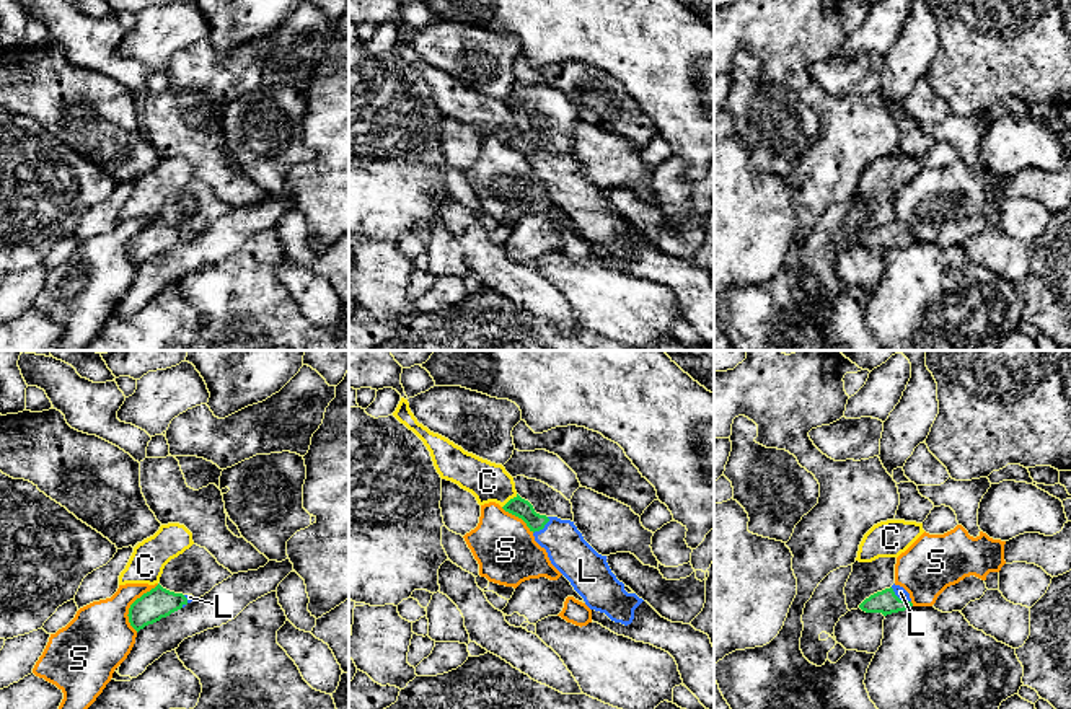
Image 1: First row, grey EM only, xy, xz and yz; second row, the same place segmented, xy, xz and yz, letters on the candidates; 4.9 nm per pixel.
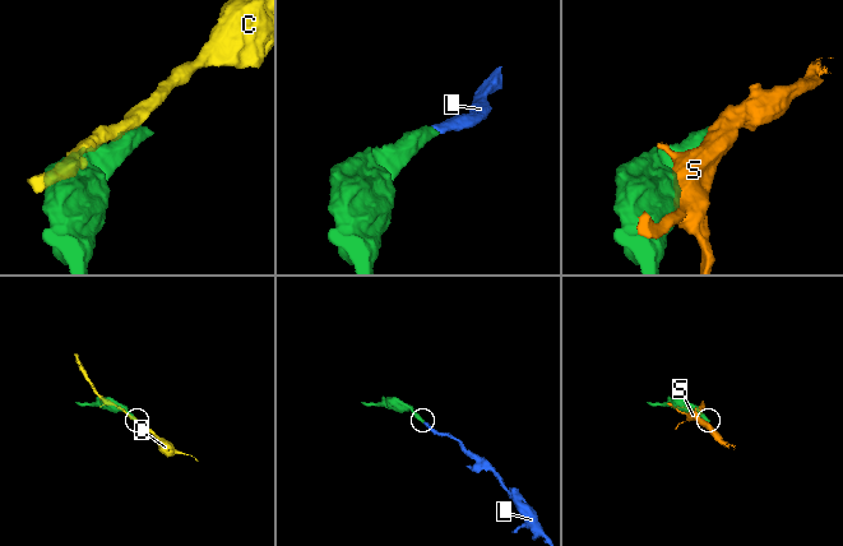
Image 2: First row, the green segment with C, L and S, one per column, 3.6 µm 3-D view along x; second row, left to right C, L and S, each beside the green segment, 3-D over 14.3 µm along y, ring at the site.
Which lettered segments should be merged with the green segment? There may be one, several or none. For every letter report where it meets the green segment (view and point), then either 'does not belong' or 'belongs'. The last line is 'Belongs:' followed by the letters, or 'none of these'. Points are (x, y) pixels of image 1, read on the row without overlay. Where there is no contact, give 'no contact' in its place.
C: meets green in xz at (509, 136); does not belong
L: meets green in yz at (899, 233); belongs
S: meets green in xy at (131, 240); does not belong
Belongs: L

